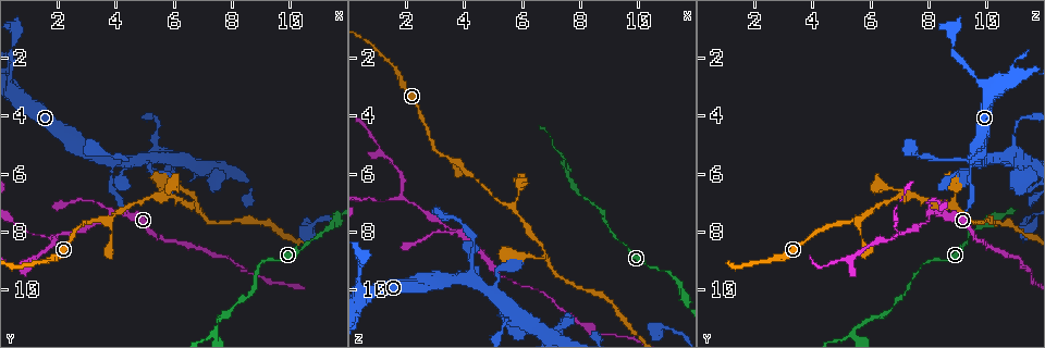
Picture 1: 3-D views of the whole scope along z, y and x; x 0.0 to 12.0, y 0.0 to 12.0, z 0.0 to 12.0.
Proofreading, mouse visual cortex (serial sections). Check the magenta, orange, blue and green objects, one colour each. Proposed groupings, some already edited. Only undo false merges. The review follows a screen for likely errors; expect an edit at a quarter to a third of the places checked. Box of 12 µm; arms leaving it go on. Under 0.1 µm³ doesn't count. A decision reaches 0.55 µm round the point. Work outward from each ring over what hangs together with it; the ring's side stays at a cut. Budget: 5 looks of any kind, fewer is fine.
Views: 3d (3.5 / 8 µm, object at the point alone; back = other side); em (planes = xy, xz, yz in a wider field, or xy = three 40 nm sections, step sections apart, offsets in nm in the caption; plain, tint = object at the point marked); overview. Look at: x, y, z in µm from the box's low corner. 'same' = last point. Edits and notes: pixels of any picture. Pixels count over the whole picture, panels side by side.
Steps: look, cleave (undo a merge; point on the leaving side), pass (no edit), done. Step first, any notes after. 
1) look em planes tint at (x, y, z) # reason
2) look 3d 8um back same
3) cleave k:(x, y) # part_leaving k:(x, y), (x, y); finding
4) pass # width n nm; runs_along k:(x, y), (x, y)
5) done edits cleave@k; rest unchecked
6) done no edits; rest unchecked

look 3d 3.5um at (3.9, 5.7, 9.6) # three arms meet

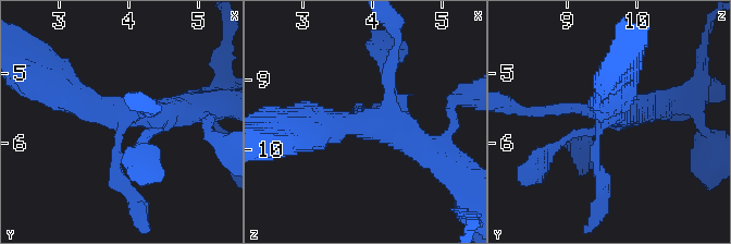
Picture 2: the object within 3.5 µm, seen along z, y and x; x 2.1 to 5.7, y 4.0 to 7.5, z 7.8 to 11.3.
look em xy step 2 tint at (3.95, 5.60, 9.70) # need the tissue

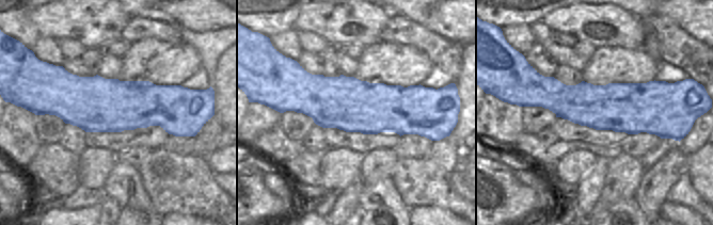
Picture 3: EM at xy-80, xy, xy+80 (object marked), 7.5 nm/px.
look em xy step 5 tint same

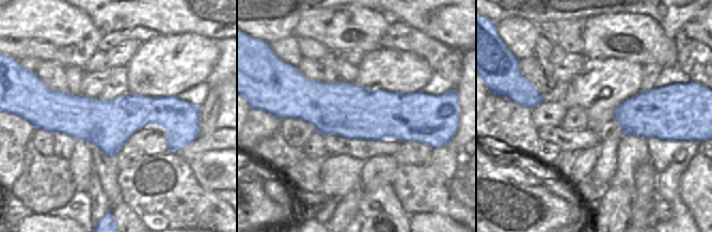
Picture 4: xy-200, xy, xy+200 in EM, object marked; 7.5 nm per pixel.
pass # width 400 nm; runs_along 4:(286, 109), (393, 114), (427, 126); continuous, no second cell

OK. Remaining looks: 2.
look 3d 3.5um at (3.6, 7.6, 8.0) # thin neck

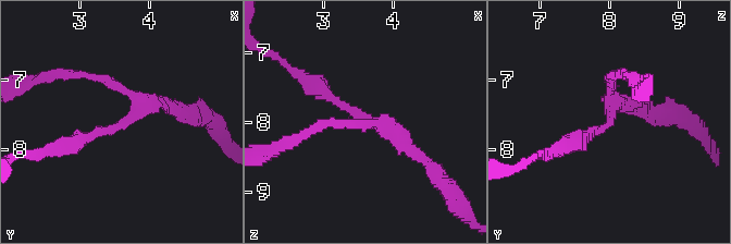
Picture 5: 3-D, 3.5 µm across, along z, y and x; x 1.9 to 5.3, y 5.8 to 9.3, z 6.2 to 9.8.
look em xy step 2 tint at (3.55, 7.70, 7.90)

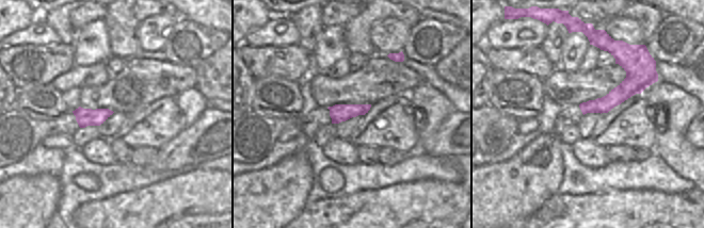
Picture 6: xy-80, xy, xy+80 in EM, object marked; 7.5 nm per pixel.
pass # runs_along 5:(417, 154), (394, 129), (307, 81); continuous, no second cell

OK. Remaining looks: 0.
done no edits; rest unchecked

